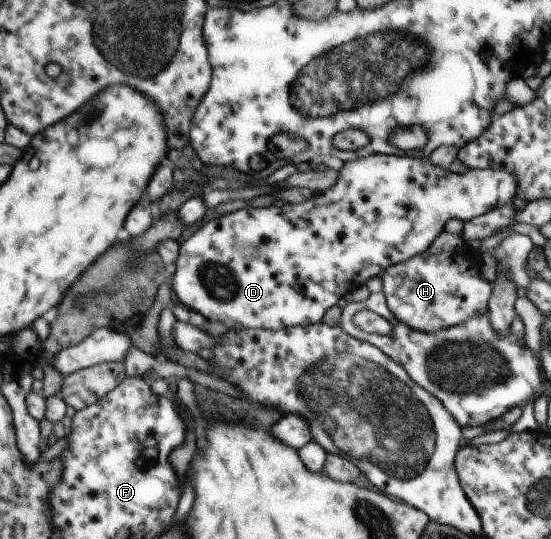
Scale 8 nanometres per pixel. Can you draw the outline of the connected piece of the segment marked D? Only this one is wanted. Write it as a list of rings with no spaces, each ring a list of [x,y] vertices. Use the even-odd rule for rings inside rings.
[[[399,153],[395,155],[372,154],[372,156],[362,156],[357,160],[346,162],[344,167],[338,171],[336,184],[320,194],[312,195],[310,200],[300,204],[288,202],[280,207],[273,205],[269,208],[247,207],[206,221],[194,234],[180,242],[179,256],[169,277],[173,280],[172,288],[178,300],[184,306],[202,314],[208,321],[221,322],[229,330],[282,330],[294,326],[314,325],[322,323],[326,311],[335,306],[338,300],[345,297],[349,291],[362,286],[362,284],[367,285],[370,278],[380,277],[388,266],[405,262],[408,258],[413,258],[416,254],[422,254],[422,252],[428,250],[436,237],[445,230],[444,226],[446,226],[448,220],[458,219],[463,223],[469,222],[472,218],[477,218],[512,201],[517,190],[518,180],[516,180],[514,172],[500,167],[496,169],[469,169],[461,174],[434,166],[429,157],[406,157]]]

